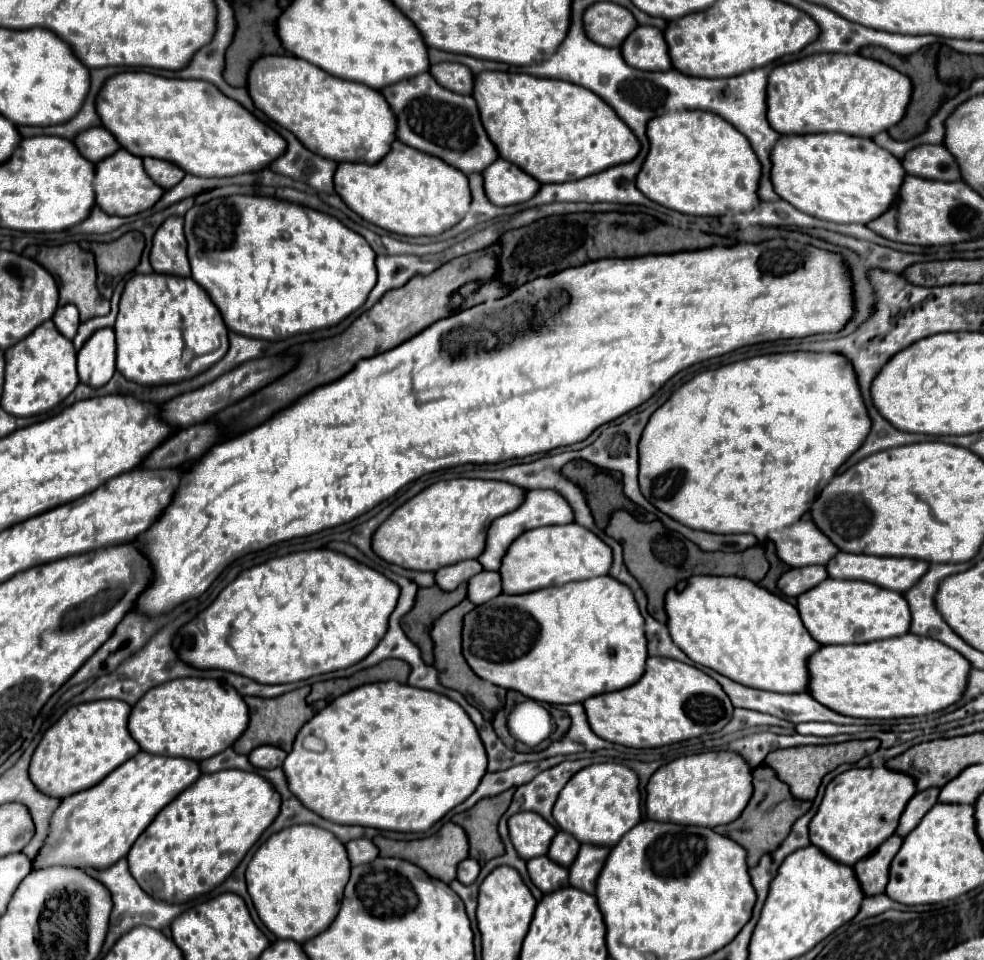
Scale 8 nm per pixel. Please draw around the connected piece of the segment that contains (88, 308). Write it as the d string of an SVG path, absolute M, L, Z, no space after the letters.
M66 243L60 247L40 247L34 259L54 275L60 289L60 305L74 303L80 309L80 321L88 321L98 315L108 315L110 301L102 301L96 289L96 263L90 251L80 249L78 243Z

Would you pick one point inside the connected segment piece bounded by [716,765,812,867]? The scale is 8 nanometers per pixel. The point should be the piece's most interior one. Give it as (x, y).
(765, 823)

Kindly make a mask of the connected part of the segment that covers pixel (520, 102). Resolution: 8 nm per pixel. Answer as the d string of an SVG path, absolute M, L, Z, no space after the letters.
M482 71L474 75L474 89L472 97L478 103L482 125L498 149L498 155L522 171L532 175L540 183L564 183L576 181L586 175L594 175L608 167L632 161L638 151L640 143L634 133L594 95L586 91L586 87L578 87L568 81L558 79L540 79L526 73L504 73L504 71Z

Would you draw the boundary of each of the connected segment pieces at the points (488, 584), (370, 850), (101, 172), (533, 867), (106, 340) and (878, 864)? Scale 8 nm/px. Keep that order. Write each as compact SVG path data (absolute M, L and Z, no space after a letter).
M482 571L468 581L468 599L474 605L482 605L500 593L500 575L496 571Z
M366 837L346 843L346 849L348 849L348 857L350 857L352 865L370 863L370 861L374 861L378 857L378 847Z
M118 149L110 157L94 165L94 193L96 193L96 205L104 213L130 217L144 209L150 209L162 197L164 191L160 187L154 187L154 183L150 183L150 177L146 175L146 171L142 171L140 157L128 153L126 149Z
M534 857L528 861L528 873L542 893L552 893L568 883L568 869L554 863L550 857Z
M98 329L78 351L80 381L90 387L102 387L116 371L116 343L114 329Z
M894 833L890 839L886 839L886 843L882 843L878 847L876 853L860 859L854 865L854 871L858 875L858 881L862 885L862 891L866 895L884 893L884 889L888 885L890 863L892 863L892 859L894 859L894 855L898 853L900 847L902 847L902 837Z

